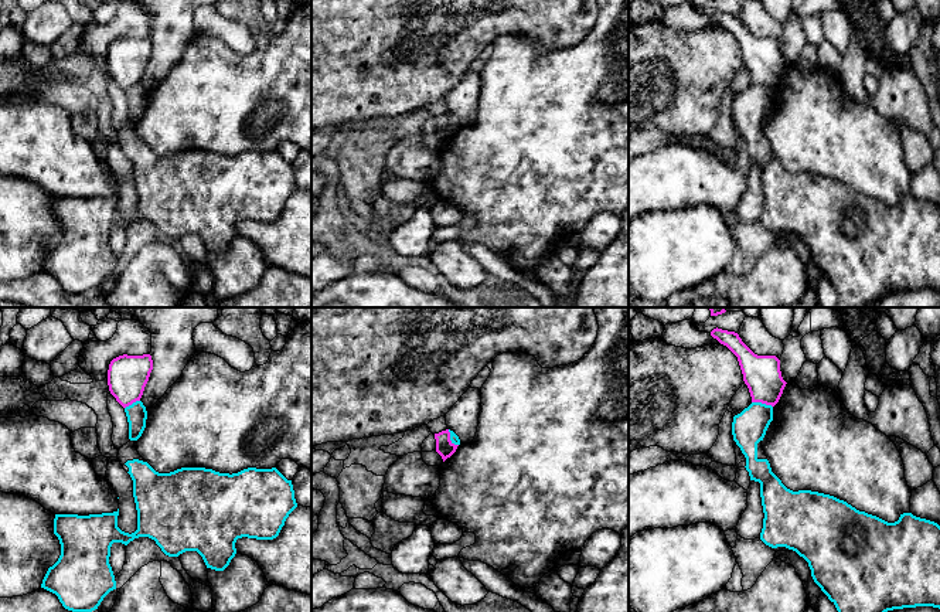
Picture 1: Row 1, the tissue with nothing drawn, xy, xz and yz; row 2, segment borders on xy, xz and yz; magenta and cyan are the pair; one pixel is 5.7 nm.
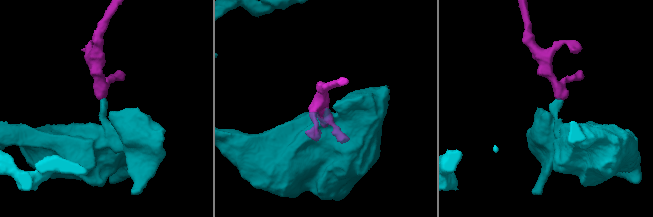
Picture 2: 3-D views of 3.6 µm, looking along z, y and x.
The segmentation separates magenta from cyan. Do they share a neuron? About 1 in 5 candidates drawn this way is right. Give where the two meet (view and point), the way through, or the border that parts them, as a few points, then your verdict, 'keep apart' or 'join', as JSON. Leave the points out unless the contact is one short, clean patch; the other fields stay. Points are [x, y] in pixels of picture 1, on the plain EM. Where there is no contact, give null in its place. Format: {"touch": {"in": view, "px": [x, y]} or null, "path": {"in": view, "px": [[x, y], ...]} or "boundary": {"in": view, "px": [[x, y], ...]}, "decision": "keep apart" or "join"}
{"touch": {"in": "yz", "px": [762, 85]}, "boundary": {"in": "yz", "px": [[752, 84], [760, 84], [772, 89]]}, "decision": "keep apart"}

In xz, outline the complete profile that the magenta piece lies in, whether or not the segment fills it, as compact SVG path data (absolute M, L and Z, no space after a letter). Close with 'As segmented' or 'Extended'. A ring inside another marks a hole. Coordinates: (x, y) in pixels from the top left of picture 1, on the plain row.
M449 112L435 116L435 122L436 122L436 135L442 139L443 144L447 140L450 140L459 129L450 123Z. As segmented

